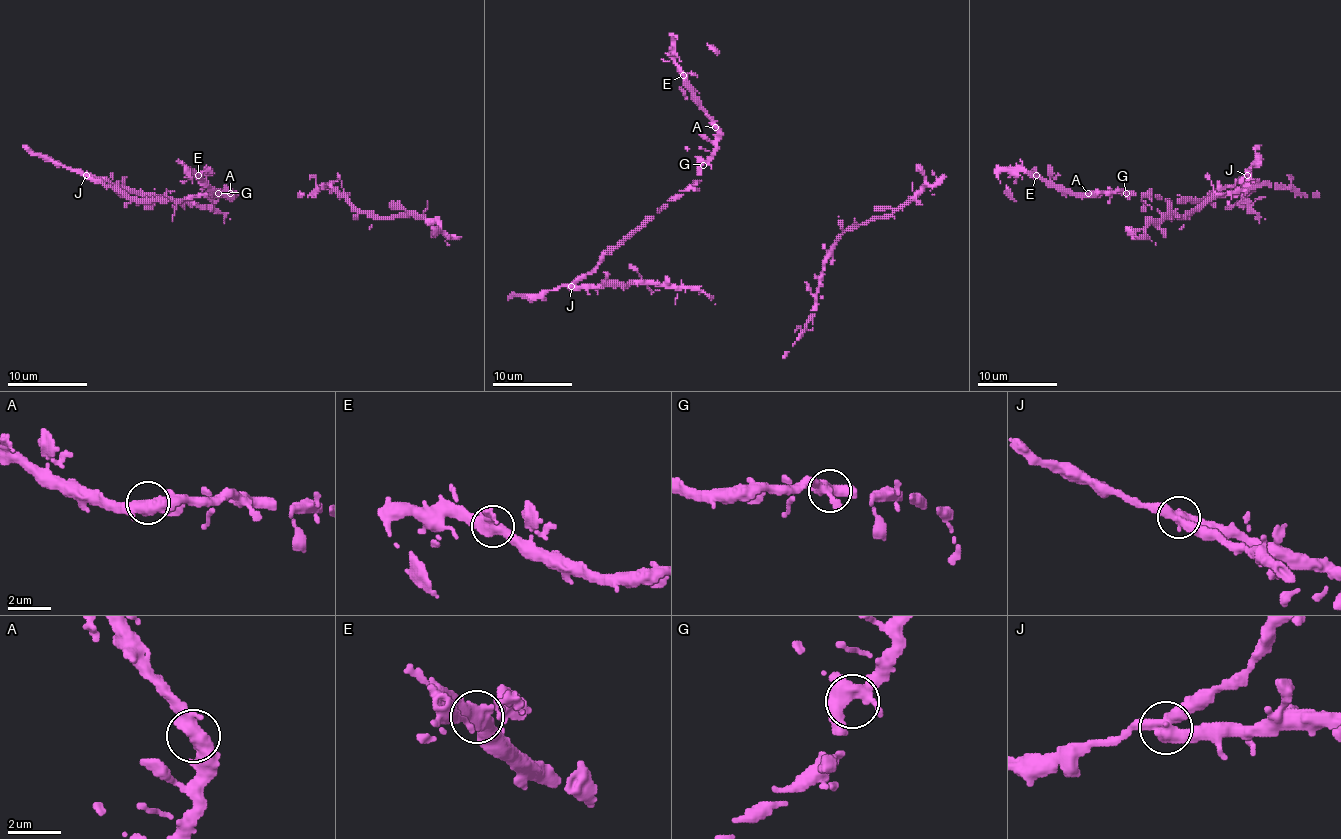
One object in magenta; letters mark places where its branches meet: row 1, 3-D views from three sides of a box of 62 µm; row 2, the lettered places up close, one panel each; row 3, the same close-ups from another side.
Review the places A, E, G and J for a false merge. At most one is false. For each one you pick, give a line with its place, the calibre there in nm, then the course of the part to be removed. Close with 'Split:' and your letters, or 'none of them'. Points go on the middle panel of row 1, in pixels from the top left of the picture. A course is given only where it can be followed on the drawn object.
J: place (571, 286); calibre 440 nm; course (572, 286), (691, 286), (699, 288), (715, 304)
Split: J

